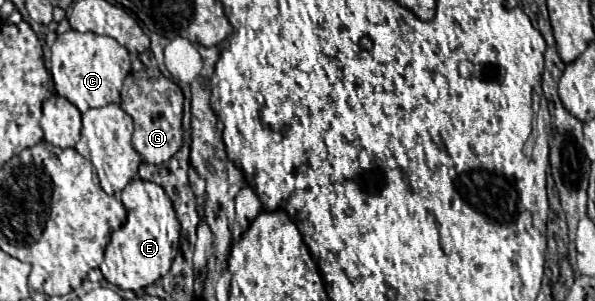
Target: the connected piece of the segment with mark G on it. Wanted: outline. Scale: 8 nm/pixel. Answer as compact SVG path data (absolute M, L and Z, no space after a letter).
M159 69L131 73L121 89L121 107L133 117L133 147L145 163L161 165L183 147L183 91Z

